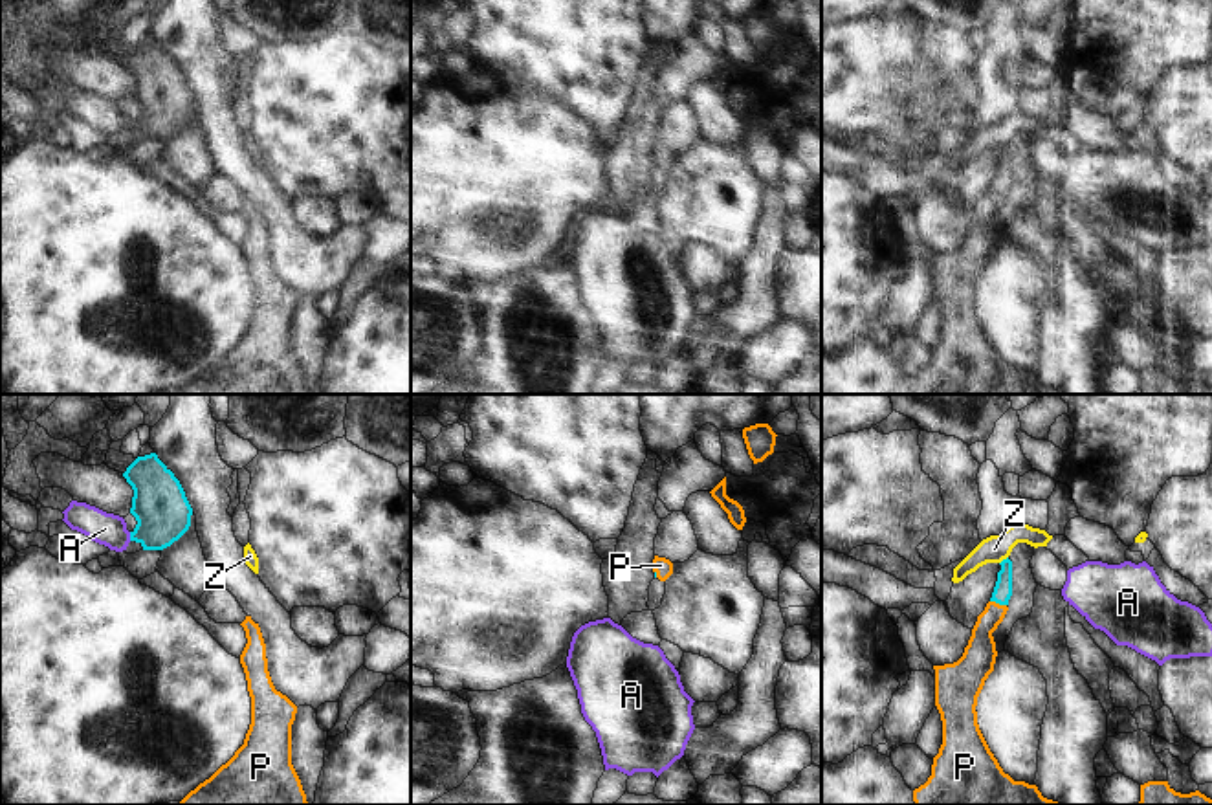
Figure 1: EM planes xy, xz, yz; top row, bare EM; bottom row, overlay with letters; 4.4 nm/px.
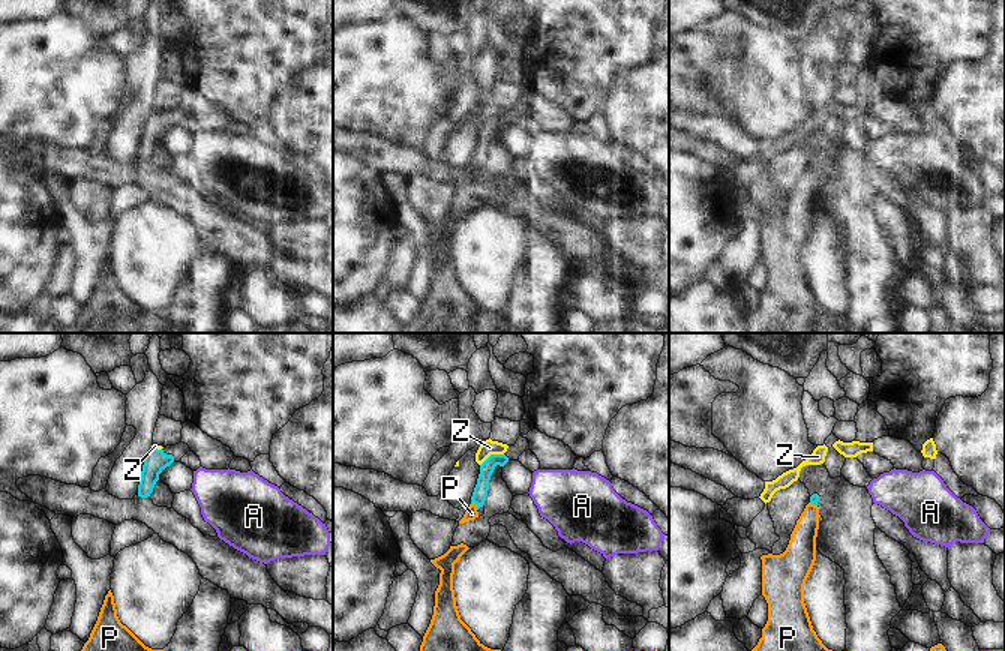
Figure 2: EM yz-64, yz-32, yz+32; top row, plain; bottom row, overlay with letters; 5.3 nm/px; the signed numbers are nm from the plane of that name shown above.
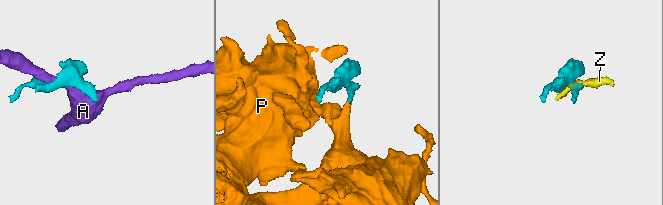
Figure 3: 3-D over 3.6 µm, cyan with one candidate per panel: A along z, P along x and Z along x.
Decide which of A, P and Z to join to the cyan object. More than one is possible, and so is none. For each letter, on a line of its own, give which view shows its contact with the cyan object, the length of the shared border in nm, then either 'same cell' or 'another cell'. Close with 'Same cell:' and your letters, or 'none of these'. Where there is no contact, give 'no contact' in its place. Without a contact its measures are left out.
A: contact in xy; length 40 nm; another cell
P: contact in yz; length 80 nm; same cell
Z: contact in yz; length 50 nm; another cell
Same cell: P

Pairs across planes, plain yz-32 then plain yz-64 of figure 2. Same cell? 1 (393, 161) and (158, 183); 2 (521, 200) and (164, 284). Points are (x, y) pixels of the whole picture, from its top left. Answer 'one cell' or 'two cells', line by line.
1: one cell
2: two cells

